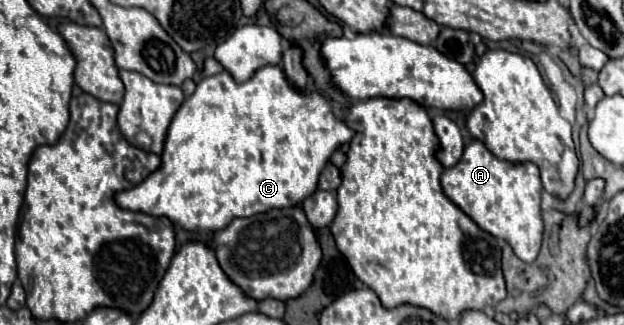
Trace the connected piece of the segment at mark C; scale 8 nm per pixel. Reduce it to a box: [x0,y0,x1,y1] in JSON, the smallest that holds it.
[116,65,354,231]

